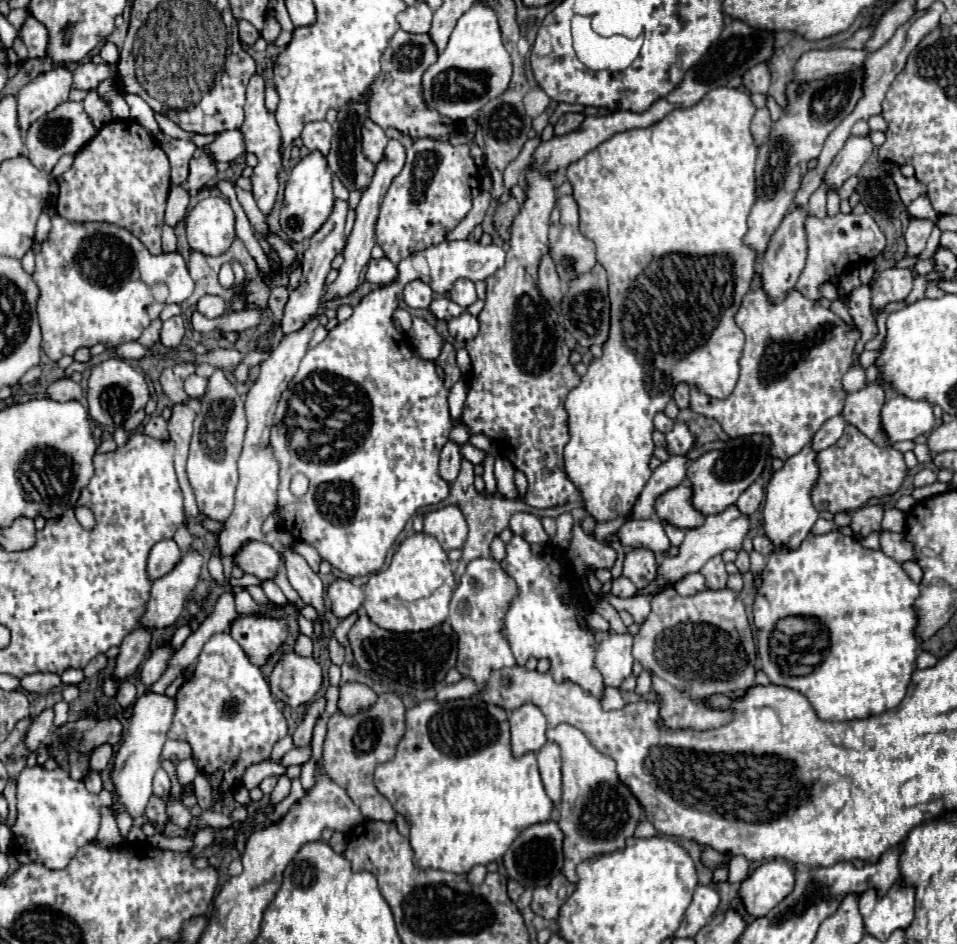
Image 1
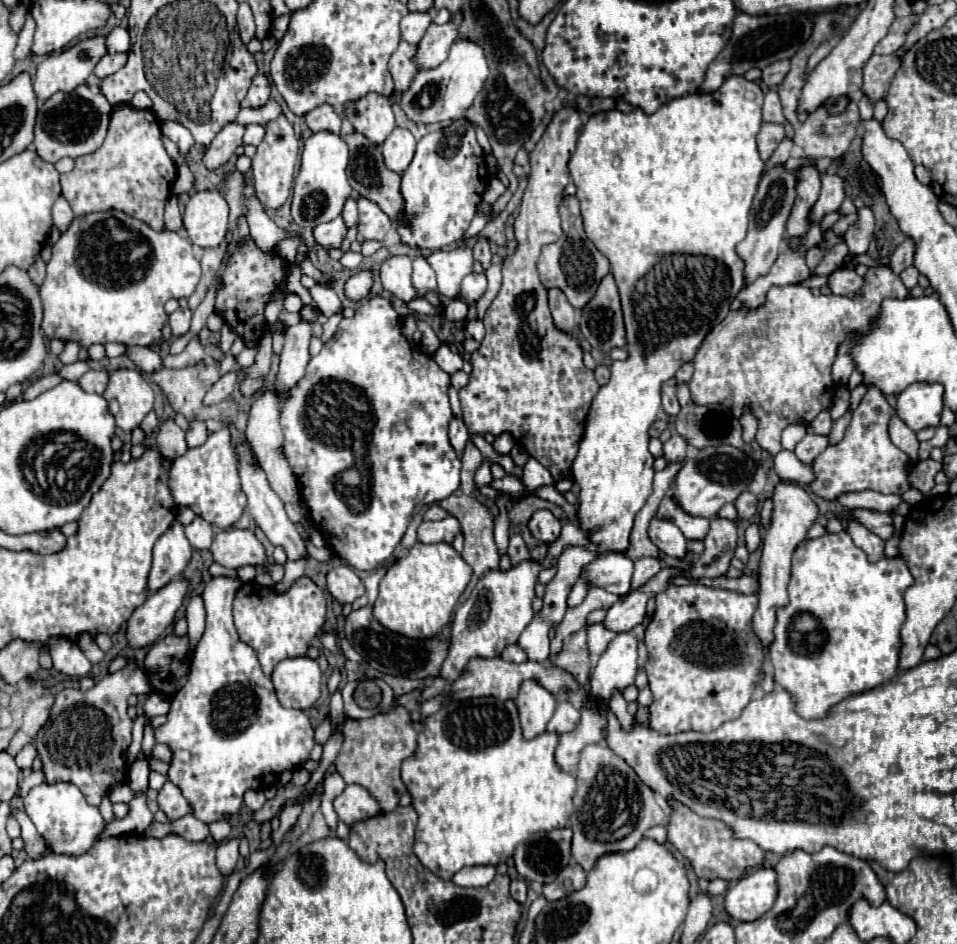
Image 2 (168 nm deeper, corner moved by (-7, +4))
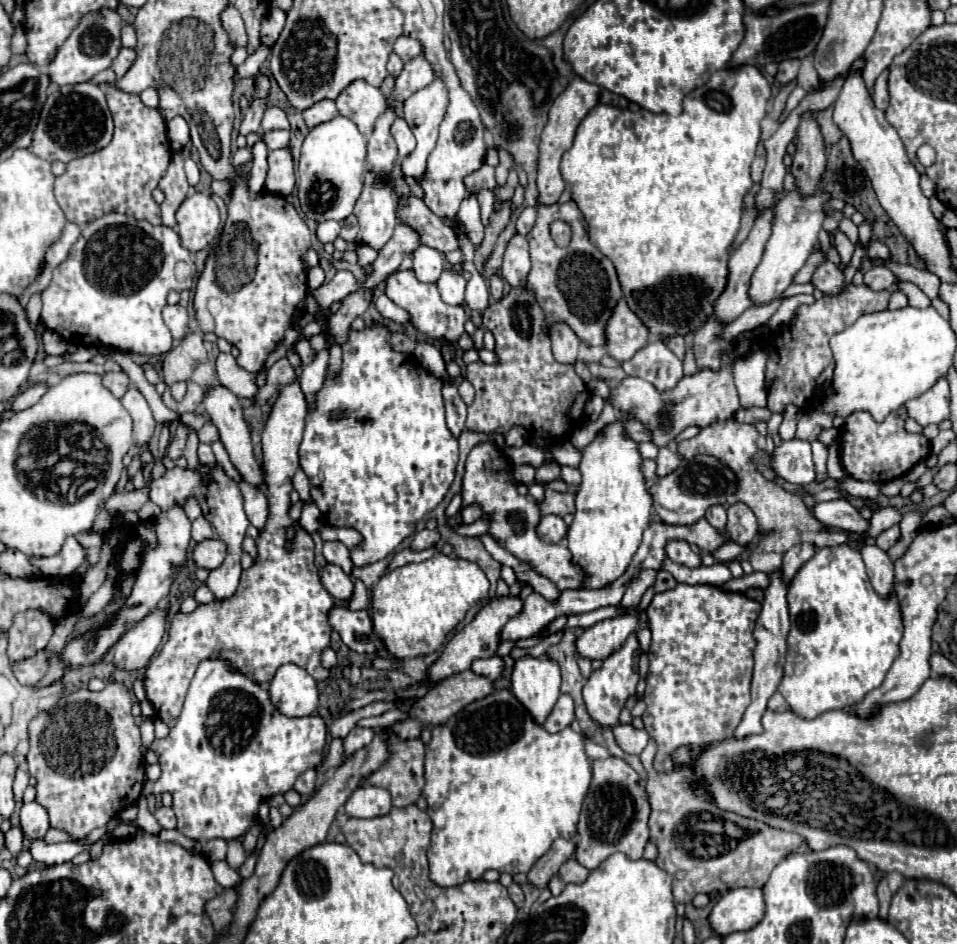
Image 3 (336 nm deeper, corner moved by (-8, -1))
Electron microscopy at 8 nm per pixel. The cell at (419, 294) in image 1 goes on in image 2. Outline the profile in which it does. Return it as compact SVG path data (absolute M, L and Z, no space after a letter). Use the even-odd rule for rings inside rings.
M417 256L413 260L413 284L415 284L415 288L417 288L419 294L425 294L425 292L437 288L437 284L435 284L435 272L427 264L425 256Z

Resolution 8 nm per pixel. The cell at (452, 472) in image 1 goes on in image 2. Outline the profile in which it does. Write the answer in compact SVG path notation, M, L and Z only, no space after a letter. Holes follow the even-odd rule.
M453 416L451 422L449 422L449 438L451 438L451 444L453 444L455 452L461 456L467 440L469 440L469 430L467 430L465 422L457 416Z

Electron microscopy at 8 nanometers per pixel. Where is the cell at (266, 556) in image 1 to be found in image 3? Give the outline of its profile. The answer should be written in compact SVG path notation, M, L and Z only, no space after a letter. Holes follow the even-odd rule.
M210 539L210 541L202 541L196 545L194 549L194 561L198 567L204 567L204 569L218 569L226 555L228 555L228 547L224 541L220 539Z

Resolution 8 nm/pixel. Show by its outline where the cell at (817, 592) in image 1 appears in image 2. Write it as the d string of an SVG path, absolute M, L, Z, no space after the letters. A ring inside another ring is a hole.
M839 532L839 534L825 534L821 538L815 540L805 540L803 544L797 546L795 554L793 554L793 568L791 568L791 582L789 582L789 604L785 608L781 608L777 612L777 624L775 624L775 640L769 646L769 660L773 664L773 672L775 672L775 684L779 684L783 690L787 690L793 696L795 702L795 712L803 718L823 718L831 706L835 706L837 702L841 702L843 698L851 696L851 694L859 694L859 692L867 692L875 686L881 686L883 680L889 680L897 674L899 666L899 648L901 648L901 640L899 640L899 630L905 622L905 602L903 602L903 592L913 584L913 576L909 572L909 568L905 566L905 562L901 558L883 558L875 564L871 564L867 560L867 554L857 548L851 540L851 536L847 532Z

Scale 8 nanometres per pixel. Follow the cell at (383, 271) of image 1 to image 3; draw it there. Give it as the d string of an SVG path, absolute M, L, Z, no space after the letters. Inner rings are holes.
M396 271L386 279L386 295L412 315L412 323L426 337L436 341L458 341L464 333L466 313L462 307L452 307L440 299L440 293L434 283L420 283L412 271Z

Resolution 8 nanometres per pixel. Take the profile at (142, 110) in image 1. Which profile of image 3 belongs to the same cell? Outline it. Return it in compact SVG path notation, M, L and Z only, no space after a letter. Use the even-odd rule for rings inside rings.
M186 159L186 161L184 161L184 171L186 171L188 183L190 183L190 185L196 185L198 179L200 179L200 169L198 169L198 165L196 165L192 159Z

